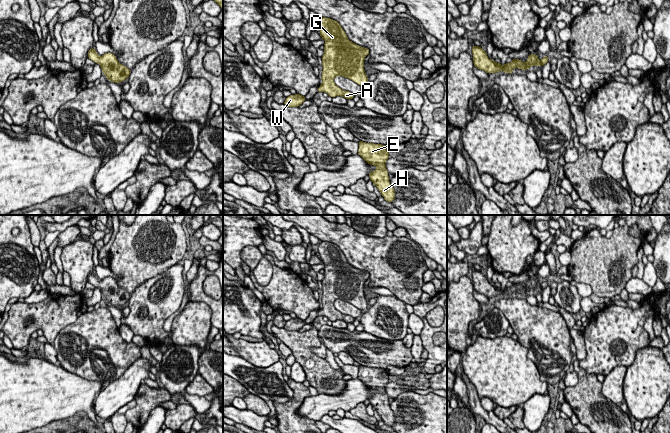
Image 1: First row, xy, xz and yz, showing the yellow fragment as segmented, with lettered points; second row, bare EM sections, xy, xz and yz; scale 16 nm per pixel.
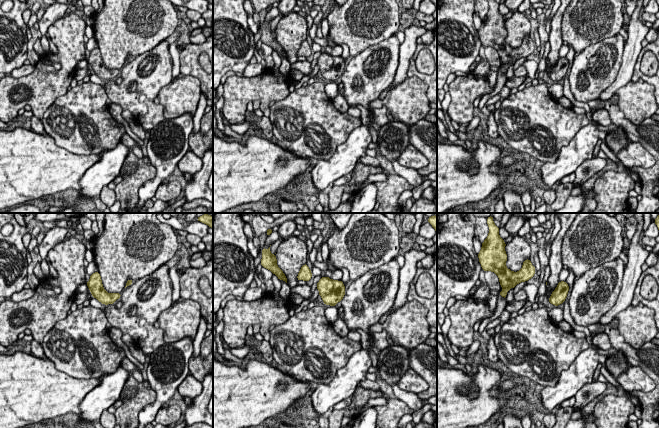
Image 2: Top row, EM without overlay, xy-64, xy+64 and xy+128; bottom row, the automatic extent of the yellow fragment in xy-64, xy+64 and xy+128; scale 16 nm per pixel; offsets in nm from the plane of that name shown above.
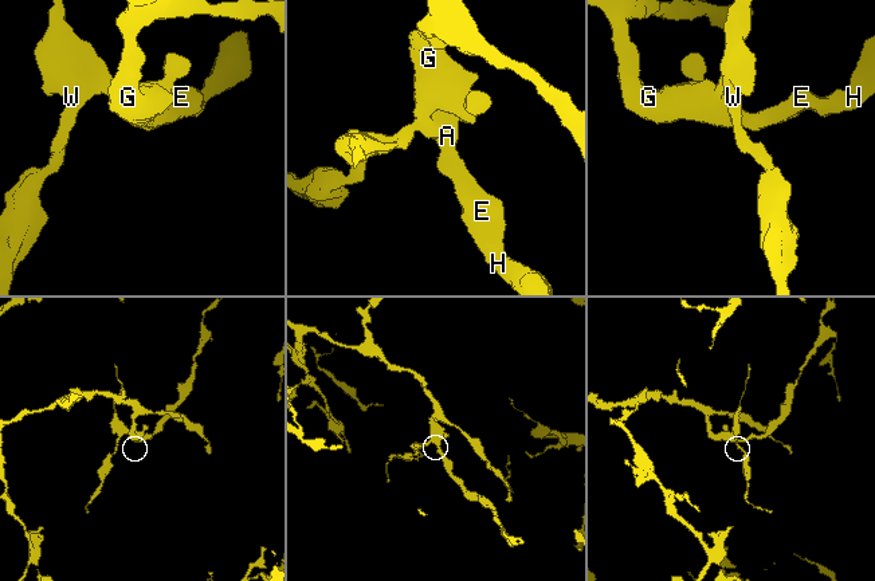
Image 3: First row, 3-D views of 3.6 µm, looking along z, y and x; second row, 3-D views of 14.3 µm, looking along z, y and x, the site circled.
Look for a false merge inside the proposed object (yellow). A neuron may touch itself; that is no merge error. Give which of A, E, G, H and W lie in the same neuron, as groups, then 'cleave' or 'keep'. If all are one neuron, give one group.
A E G H W | keep

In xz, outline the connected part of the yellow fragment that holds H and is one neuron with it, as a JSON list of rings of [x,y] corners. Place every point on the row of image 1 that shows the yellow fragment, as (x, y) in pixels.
[[[359,141],[358,154],[370,165],[377,167],[369,173],[370,180],[378,188],[381,195],[388,202],[395,199],[395,191],[391,186],[385,163],[389,158],[389,149],[386,145]]]

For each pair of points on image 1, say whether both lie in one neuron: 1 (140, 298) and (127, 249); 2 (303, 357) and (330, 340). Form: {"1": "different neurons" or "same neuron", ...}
{"1": "different neurons", "2": "different neurons"}

